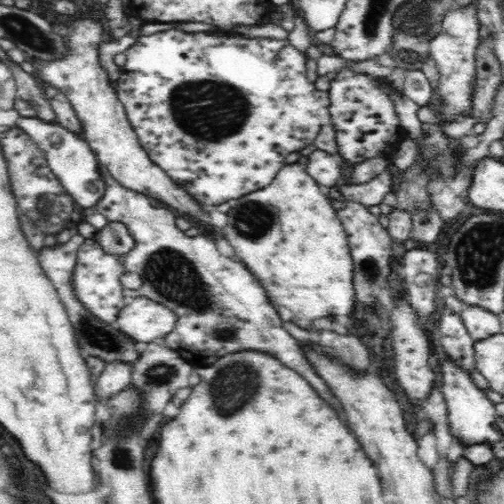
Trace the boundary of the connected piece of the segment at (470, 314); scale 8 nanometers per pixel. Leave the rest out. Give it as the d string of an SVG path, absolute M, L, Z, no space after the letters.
M467 307L461 311L461 318L467 332L475 342L500 334L500 318L494 312L488 312L486 308Z

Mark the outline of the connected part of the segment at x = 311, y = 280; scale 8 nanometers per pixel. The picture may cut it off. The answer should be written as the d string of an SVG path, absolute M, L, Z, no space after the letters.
M298 161L286 163L268 188L242 196L238 204L228 212L224 230L236 254L258 274L260 282L264 284L263 290L268 290L274 304L290 308L302 328L310 328L310 322L314 318L328 314L346 316L355 309L354 263L346 231L334 210L331 198L306 172L305 164Z

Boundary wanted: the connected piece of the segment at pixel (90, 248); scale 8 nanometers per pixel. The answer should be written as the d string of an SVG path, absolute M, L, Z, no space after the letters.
M96 236L86 237L85 243L77 252L77 263L72 276L74 294L90 315L105 323L115 322L118 312L121 312L128 300L124 296L125 288L120 283L120 276L126 272L122 257L106 251Z

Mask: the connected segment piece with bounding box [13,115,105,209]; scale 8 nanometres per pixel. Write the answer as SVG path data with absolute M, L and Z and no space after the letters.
M20 115L13 124L26 131L46 154L48 165L59 177L64 189L70 193L72 199L82 208L88 208L95 205L103 195L105 184L98 172L97 156L86 140L66 127L63 127L58 121L44 121L42 117L24 117Z

